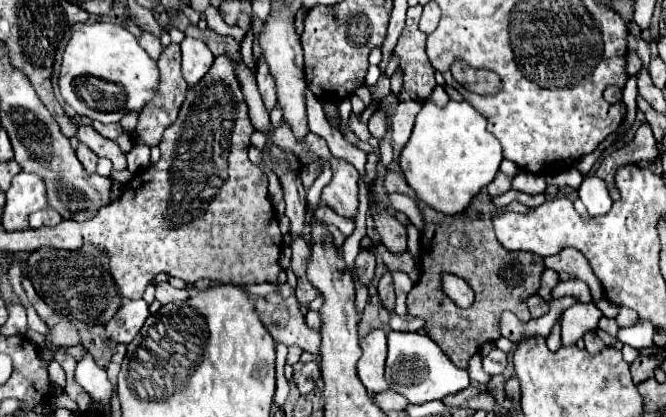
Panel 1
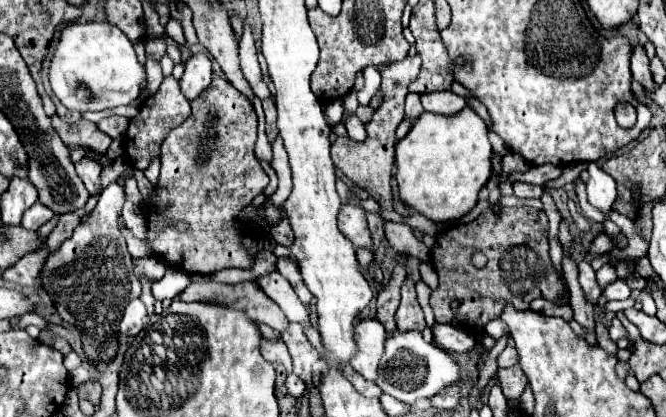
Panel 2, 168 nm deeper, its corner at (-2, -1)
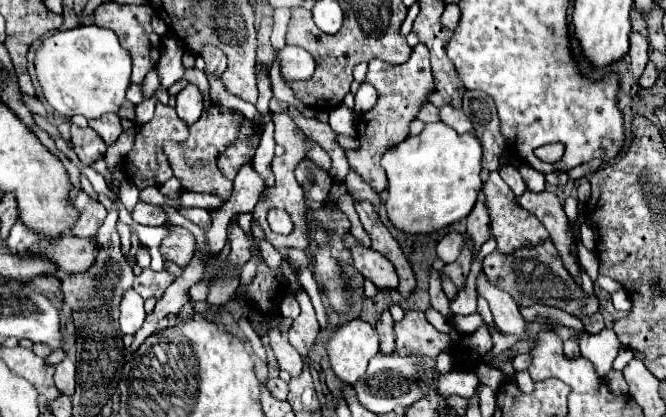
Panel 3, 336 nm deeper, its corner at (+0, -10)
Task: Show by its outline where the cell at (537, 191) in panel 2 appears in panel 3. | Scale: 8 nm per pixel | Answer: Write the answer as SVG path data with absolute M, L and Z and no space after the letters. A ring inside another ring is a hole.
M504 164L498 172L500 172L502 180L514 190L516 196L520 196L520 194L526 190L526 184L524 184L524 180L522 180L522 176L520 176L520 172L518 172L516 166L512 166L512 164Z

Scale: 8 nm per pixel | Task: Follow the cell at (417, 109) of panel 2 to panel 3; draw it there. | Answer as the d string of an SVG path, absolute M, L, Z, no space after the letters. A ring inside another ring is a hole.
M426 104L424 108L422 108L422 112L418 114L418 118L422 120L422 122L438 122L440 120L440 112L438 112L438 108L436 106L432 106L432 104Z

